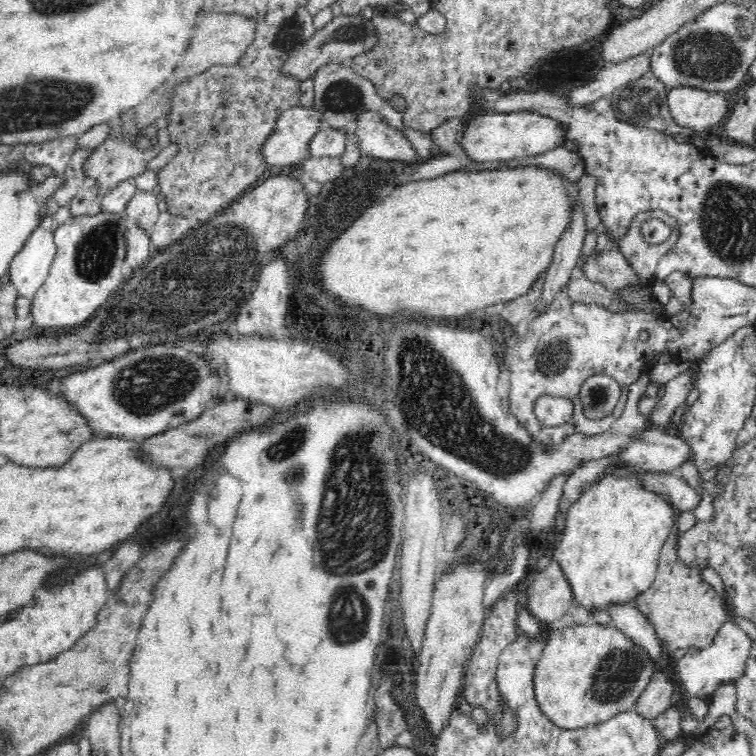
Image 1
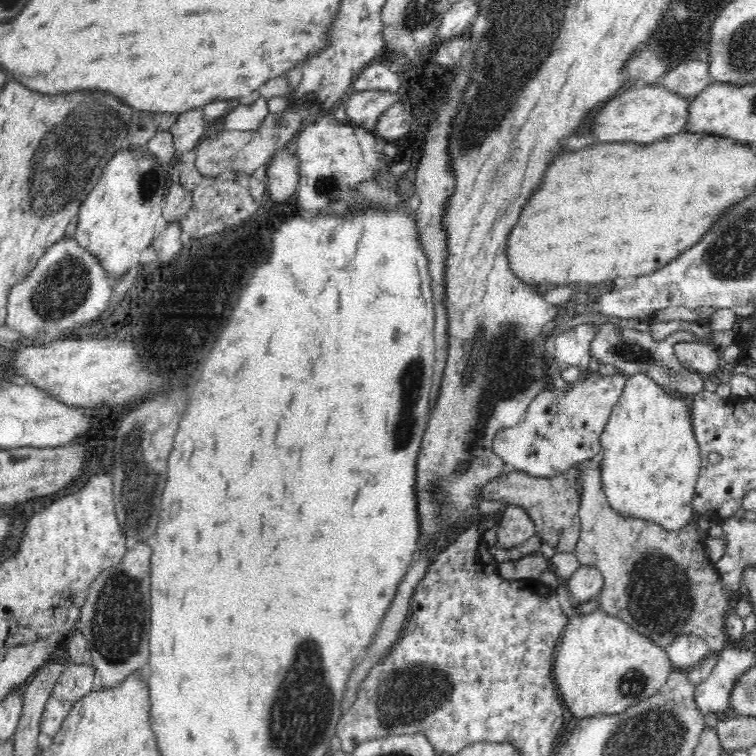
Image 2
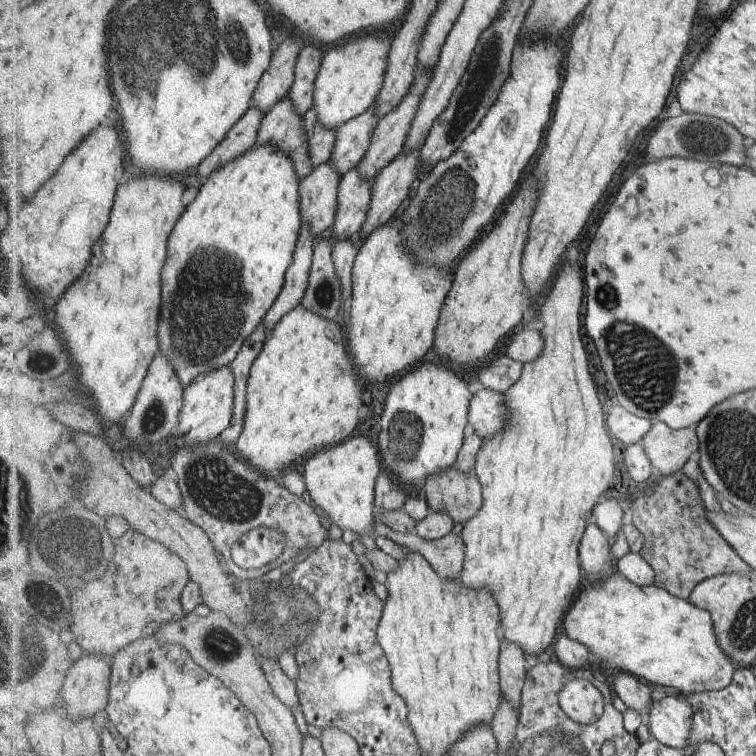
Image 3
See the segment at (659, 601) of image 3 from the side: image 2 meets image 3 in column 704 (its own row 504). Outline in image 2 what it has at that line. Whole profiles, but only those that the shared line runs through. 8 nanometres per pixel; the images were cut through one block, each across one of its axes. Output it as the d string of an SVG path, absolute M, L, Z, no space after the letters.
M634 374L627 378L626 386L614 403L610 418L602 431L602 451L598 458L602 491L614 513L623 518L652 522L666 531L680 531L692 520L692 496L701 456L693 433L689 408L684 398L662 390L645 374Z

